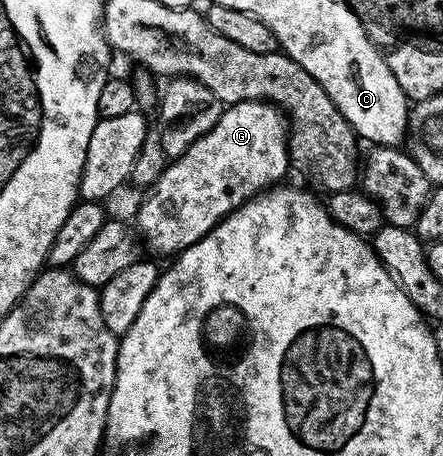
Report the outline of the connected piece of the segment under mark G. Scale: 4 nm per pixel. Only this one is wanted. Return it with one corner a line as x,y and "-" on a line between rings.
250,99
224,106
217,125
170,160
161,177
146,188
147,196
139,203
134,223
142,242
159,255
174,256
201,241
230,211
259,192
282,184
289,172
288,134
286,115
272,103

